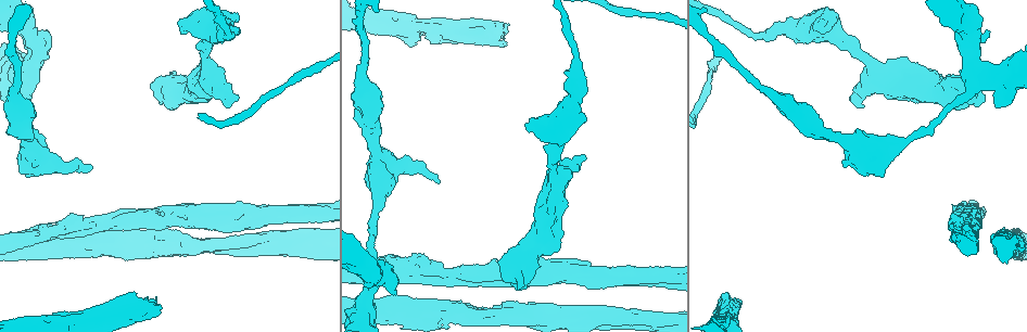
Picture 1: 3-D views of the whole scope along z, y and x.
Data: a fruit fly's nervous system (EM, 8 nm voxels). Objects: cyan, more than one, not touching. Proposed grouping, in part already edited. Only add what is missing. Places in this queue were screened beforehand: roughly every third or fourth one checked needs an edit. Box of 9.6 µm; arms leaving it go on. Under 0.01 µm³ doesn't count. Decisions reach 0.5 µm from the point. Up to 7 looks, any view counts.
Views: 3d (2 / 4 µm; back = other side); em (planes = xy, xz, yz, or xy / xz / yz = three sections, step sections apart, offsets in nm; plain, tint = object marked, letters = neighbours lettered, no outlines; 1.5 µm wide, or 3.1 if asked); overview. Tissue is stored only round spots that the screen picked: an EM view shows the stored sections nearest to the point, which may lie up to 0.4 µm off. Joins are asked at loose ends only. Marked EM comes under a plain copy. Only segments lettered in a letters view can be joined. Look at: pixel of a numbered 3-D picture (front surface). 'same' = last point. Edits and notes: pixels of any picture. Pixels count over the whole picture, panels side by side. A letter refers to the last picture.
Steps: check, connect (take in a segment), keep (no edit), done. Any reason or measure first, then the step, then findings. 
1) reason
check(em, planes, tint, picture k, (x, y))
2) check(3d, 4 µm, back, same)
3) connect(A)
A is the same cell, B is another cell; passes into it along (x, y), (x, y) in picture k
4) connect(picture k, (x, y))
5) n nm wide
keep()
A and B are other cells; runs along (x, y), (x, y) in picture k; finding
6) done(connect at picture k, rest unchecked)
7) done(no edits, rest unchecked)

an open end
check(3d, 4 µm, back, picture 1, (1017, 228))

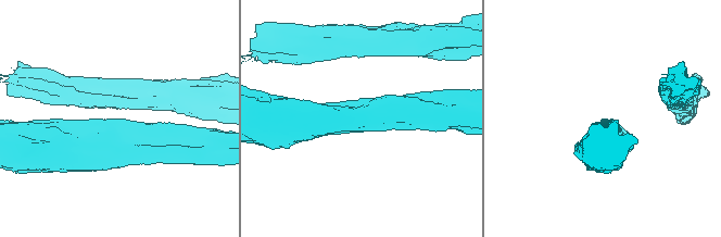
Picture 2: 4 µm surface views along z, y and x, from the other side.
now the EM
check(em, xy, step 4, tint, picture 2, (124, 118))

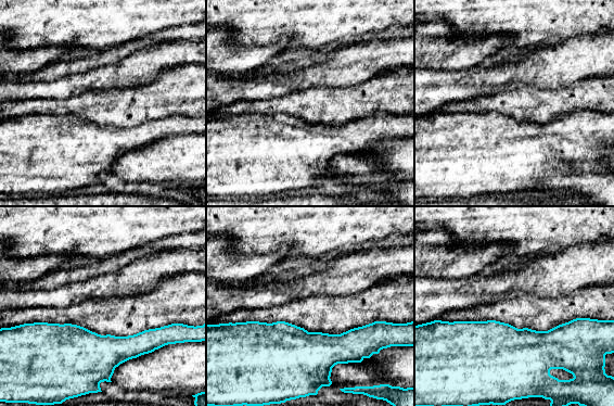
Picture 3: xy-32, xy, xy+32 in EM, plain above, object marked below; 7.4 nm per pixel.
check(em, planes, letters, same)

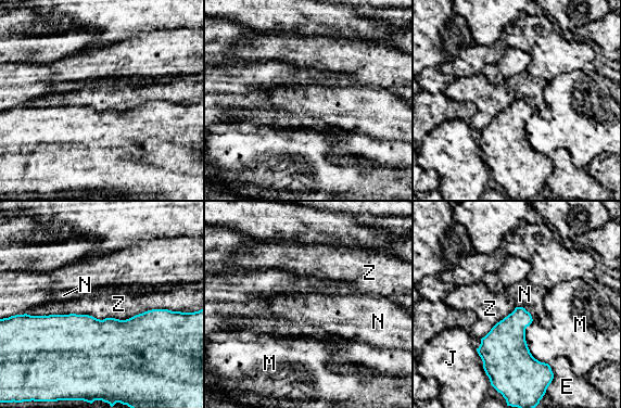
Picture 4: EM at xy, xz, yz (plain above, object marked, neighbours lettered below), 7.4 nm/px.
Z touches over 1100 nm
keep()
E, J, M, N and Z are other cells; border along (174, 310), (125, 319), (26, 314) in picture 4; none of them fits

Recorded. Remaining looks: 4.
an open end
check(em, xz, step 8, tint, picture 1, (90, 169))

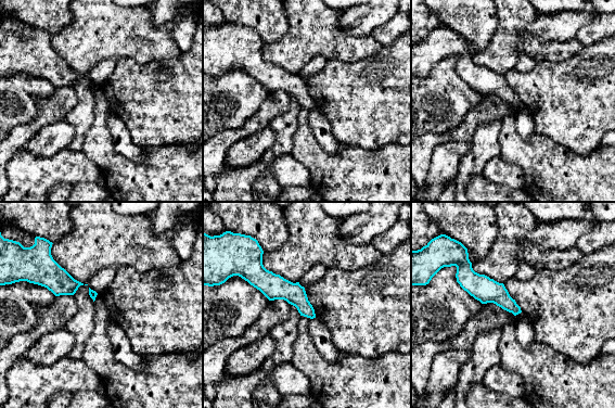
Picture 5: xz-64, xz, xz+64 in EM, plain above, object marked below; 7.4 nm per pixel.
cut it another way
check(em, planes, letters, same)

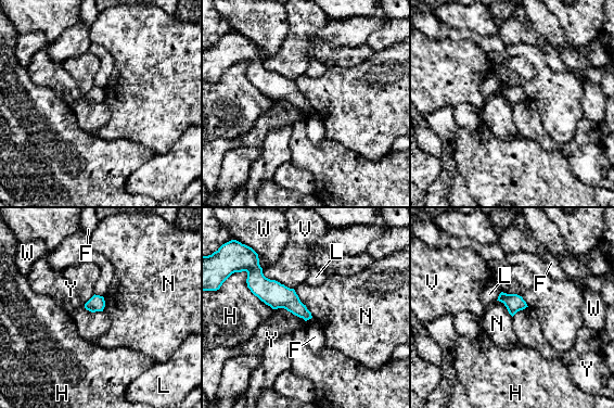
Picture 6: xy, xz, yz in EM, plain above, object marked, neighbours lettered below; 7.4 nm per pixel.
H touches over 380 nm
keep()
F, H, L, N, V, W and Y are other cells; border along (294, 290), (299, 301), (312, 316) in picture 6; no lettered segment goes on from it

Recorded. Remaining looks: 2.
check(em, xz, step 8, letters, picture 1, (159, 96))

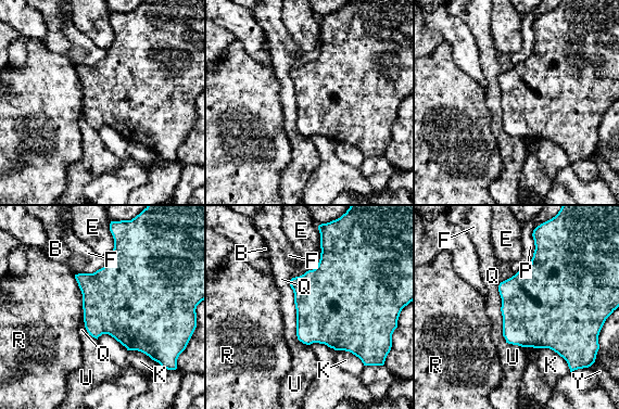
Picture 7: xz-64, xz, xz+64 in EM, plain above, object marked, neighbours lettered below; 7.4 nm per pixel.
check(em, planes, letters, same)

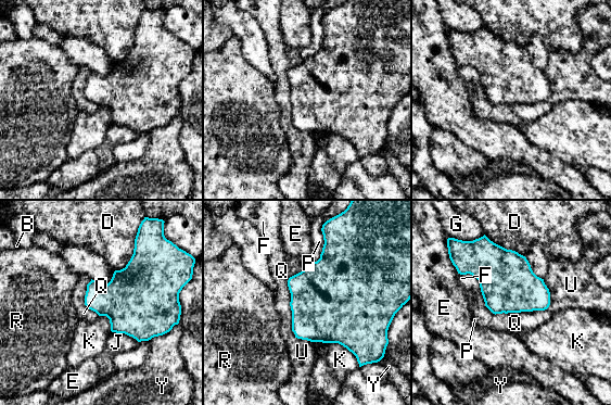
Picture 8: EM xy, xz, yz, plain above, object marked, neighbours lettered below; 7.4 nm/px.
400 nm wide
keep()
B, D, E, F, G, J, K, P, Q, R, U and Y are other cells; no lettered segment goes on from it

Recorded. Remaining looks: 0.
done(no edits, rest unchecked)

